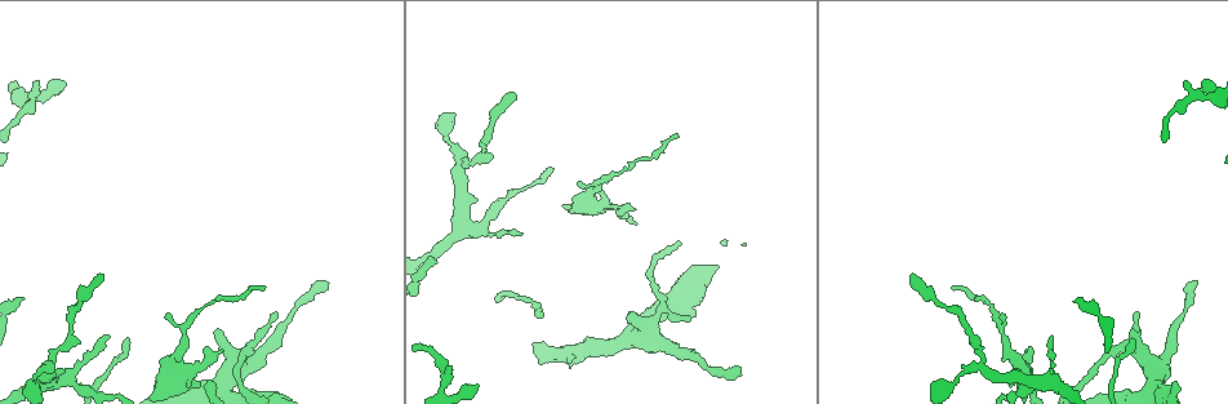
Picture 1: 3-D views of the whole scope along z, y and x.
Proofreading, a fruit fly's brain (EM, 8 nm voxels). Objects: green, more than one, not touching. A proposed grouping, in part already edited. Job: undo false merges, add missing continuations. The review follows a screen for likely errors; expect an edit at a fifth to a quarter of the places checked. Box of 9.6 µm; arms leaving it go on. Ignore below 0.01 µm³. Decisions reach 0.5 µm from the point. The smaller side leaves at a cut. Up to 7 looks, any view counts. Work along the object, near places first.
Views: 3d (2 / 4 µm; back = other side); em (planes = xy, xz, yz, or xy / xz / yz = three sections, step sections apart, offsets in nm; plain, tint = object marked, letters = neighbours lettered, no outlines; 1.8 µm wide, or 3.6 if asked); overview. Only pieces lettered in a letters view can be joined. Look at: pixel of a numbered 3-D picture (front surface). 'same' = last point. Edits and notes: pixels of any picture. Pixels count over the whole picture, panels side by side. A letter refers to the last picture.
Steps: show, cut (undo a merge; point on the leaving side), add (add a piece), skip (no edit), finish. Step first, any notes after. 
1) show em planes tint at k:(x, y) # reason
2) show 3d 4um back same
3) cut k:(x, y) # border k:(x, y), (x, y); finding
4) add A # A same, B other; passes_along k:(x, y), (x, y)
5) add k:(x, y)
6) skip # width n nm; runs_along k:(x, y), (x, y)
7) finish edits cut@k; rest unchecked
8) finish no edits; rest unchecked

show 3d 2um at 1:(328, 285) # long arm stops here

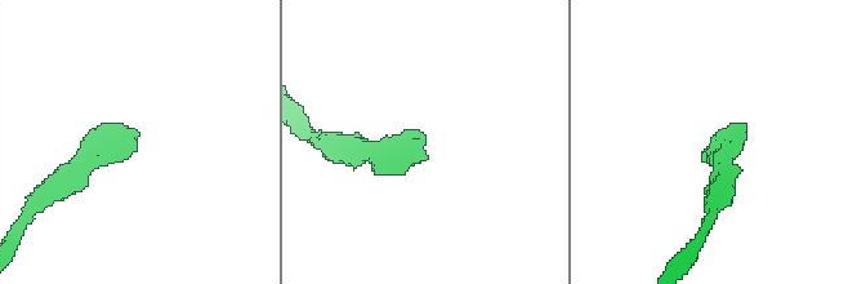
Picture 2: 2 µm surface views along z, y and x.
show em xy step 4 plain at 2:(425, 136)

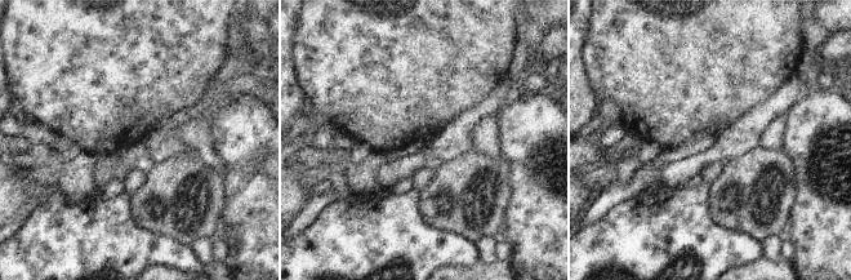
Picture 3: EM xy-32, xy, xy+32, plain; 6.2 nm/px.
show em xy step 4 letters same # what lies round it

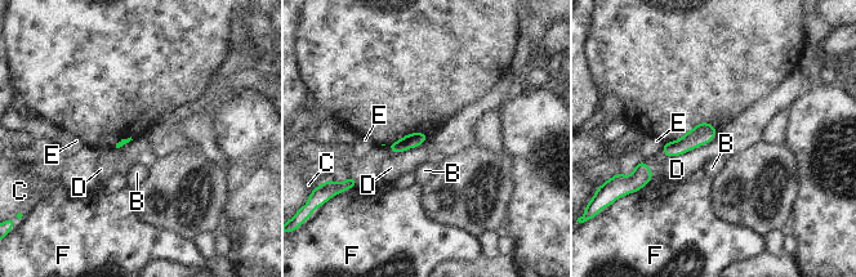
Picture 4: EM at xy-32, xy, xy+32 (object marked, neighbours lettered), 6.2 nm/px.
skip # longest_contact D 360 nm; B other, C other, D other, E other, F other; none of them fits

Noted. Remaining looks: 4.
show em xz step 16 tint at 1:(660, 304) # sudden change in width

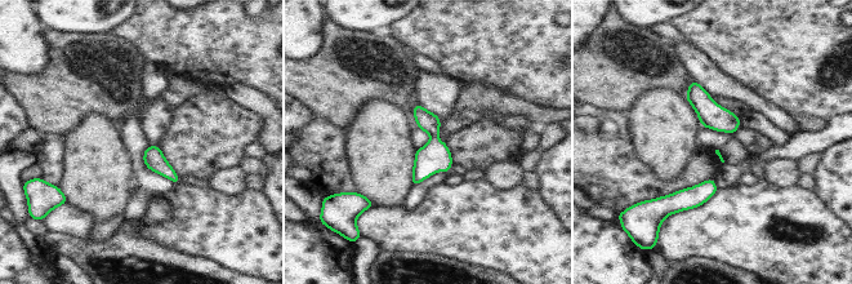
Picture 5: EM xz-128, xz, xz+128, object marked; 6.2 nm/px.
show em planes letters same

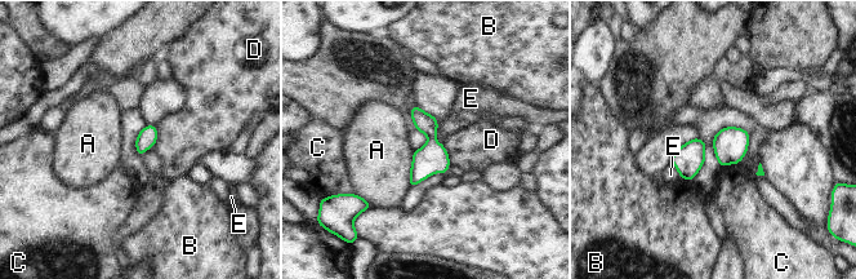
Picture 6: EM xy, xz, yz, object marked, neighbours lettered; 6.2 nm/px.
skip # A other, B other, C other, D other, E other; border 6:(414, 151), (408, 186); all the same neuron

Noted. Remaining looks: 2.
finish no edits; rest unchecked

